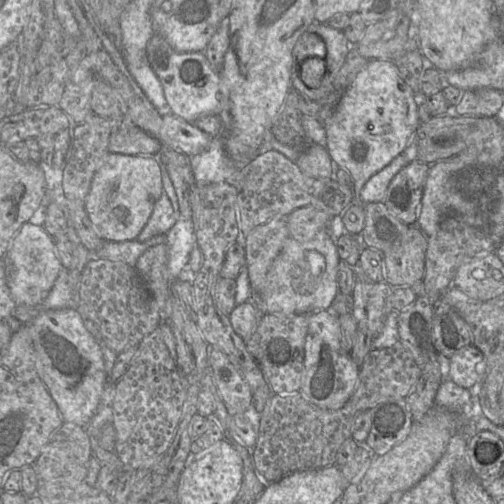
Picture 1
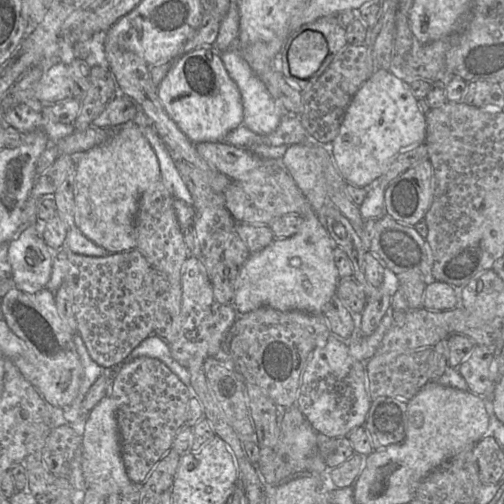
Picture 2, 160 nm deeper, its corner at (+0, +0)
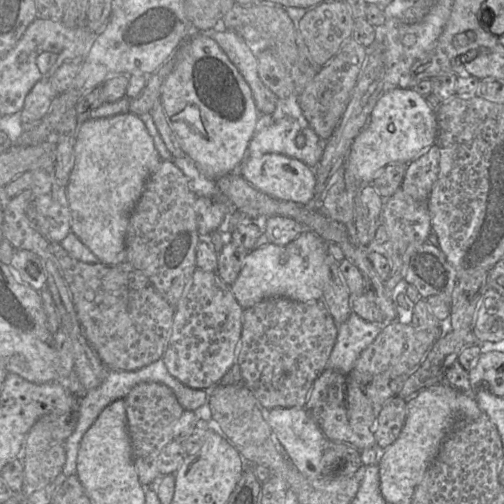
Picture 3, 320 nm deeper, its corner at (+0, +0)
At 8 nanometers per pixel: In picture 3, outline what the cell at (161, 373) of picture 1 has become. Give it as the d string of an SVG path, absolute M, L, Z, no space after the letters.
M144 382L136 385L124 399L133 462L143 487L153 486L160 479L158 457L173 441L174 427L184 409L173 391L160 383Z

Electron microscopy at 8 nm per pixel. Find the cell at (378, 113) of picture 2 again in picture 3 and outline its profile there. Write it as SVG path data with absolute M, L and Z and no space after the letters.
M396 87L377 100L366 126L354 139L347 157L347 166L356 177L359 190L371 184L378 173L391 164L409 164L436 144L437 118L425 97L413 88Z

